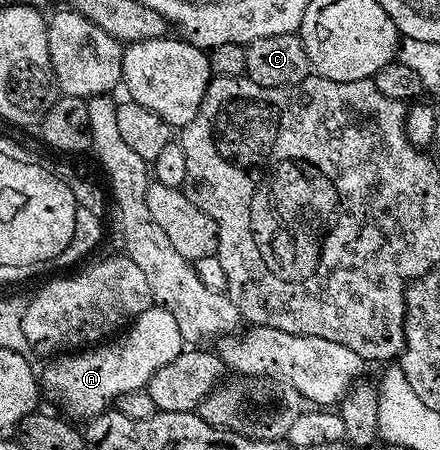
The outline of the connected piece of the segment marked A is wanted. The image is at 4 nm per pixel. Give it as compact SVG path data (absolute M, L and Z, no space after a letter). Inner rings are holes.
M153 305L128 324L115 341L105 341L91 349L64 353L53 358L41 370L38 382L45 400L49 399L69 420L95 419L120 395L147 388L150 377L185 350L186 344L178 329L178 321L165 307ZM116 342L117 343L112 343ZM110 402L110 403L108 403ZM81 419L81 420L80 420Z

